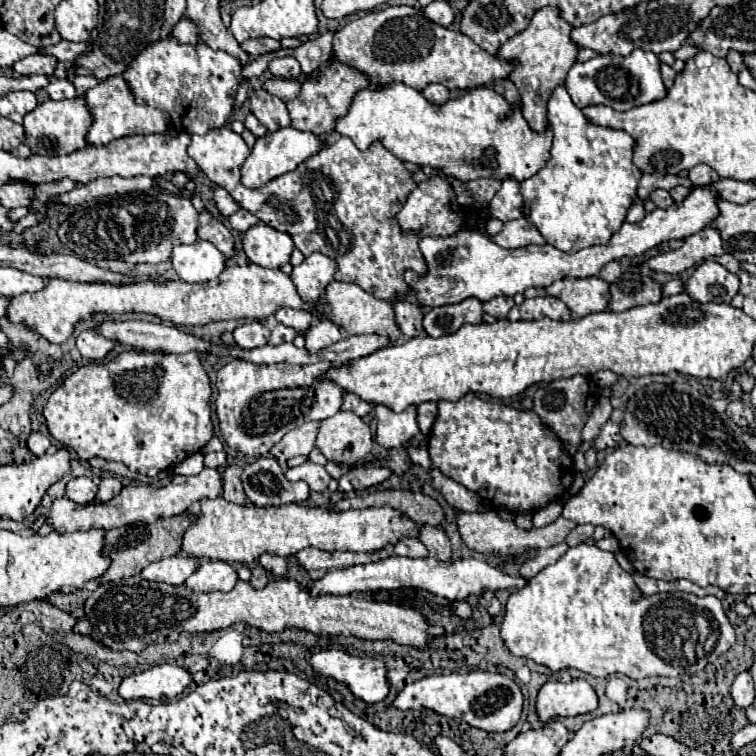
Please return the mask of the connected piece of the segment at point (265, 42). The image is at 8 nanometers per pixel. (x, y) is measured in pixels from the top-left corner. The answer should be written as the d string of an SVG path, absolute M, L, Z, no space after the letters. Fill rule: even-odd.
M248 39L242 43L242 49L252 55L252 57L260 57L264 53L270 53L270 51L278 51L280 49L280 41L274 41L274 39Z

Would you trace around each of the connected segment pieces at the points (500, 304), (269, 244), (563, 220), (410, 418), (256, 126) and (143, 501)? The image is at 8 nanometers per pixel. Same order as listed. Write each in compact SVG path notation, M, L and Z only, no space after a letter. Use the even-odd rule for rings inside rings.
M494 297L490 301L484 303L484 313L496 317L496 319L506 319L508 311L514 307L514 299L512 297Z
M258 223L244 233L242 249L246 257L260 267L280 267L290 261L294 243L290 235Z
M560 85L548 100L547 119L548 123L550 123L550 129L552 129L552 135L554 135L554 139L552 139L552 149L550 149L550 159L546 161L546 165L544 165L534 177L522 181L522 191L524 191L524 217L542 233L542 237L546 239L546 243L550 243L550 245L554 245L554 247L558 247L558 249L562 249L562 251L566 251L566 253L576 253L576 251L580 251L580 249L584 249L584 247L590 247L590 245L602 245L602 243L610 241L610 237L622 227L630 205L632 205L632 203L636 201L636 197L638 197L636 191L638 191L638 183L640 183L642 171L640 171L640 169L634 165L634 161L632 161L636 141L634 141L626 131L616 131L616 129L610 129L610 127L602 127L602 125L592 123L592 121L582 113L582 109L574 105L574 101L572 101L570 95L566 93L566 87L564 87L564 85Z
M376 405L374 407L376 417L378 417L378 429L376 429L376 441L390 449L390 447L400 447L408 443L414 435L420 433L418 429L418 413L416 405L410 405L408 409L396 413L386 405Z
M248 113L248 117L246 117L246 121L244 121L244 125L246 125L246 129L250 129L256 137L264 137L266 133L268 133L268 129L252 115L252 113Z
M204 467L194 477L182 477L174 475L166 487L154 487L154 485L126 485L116 497L110 501L92 501L88 505L78 505L70 501L68 497L60 497L52 503L52 511L48 521L54 525L58 533L72 533L72 531L86 531L92 527L112 529L118 525L130 525L136 521L156 521L158 517L170 517L178 515L184 509L188 509L192 503L200 501L202 497L218 497L222 487L222 477L218 469Z

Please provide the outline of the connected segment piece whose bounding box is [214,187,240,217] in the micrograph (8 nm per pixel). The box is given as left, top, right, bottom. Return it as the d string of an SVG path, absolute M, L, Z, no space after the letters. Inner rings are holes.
M216 187L216 191L214 191L214 201L216 201L218 211L220 211L224 217L228 217L230 213L234 213L234 211L240 209L240 207L232 201L232 197L230 197L224 189L220 189L220 187Z

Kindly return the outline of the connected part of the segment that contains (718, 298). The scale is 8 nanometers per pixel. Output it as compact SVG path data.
M704 261L686 281L686 293L698 303L730 303L738 287L740 279L716 261Z

